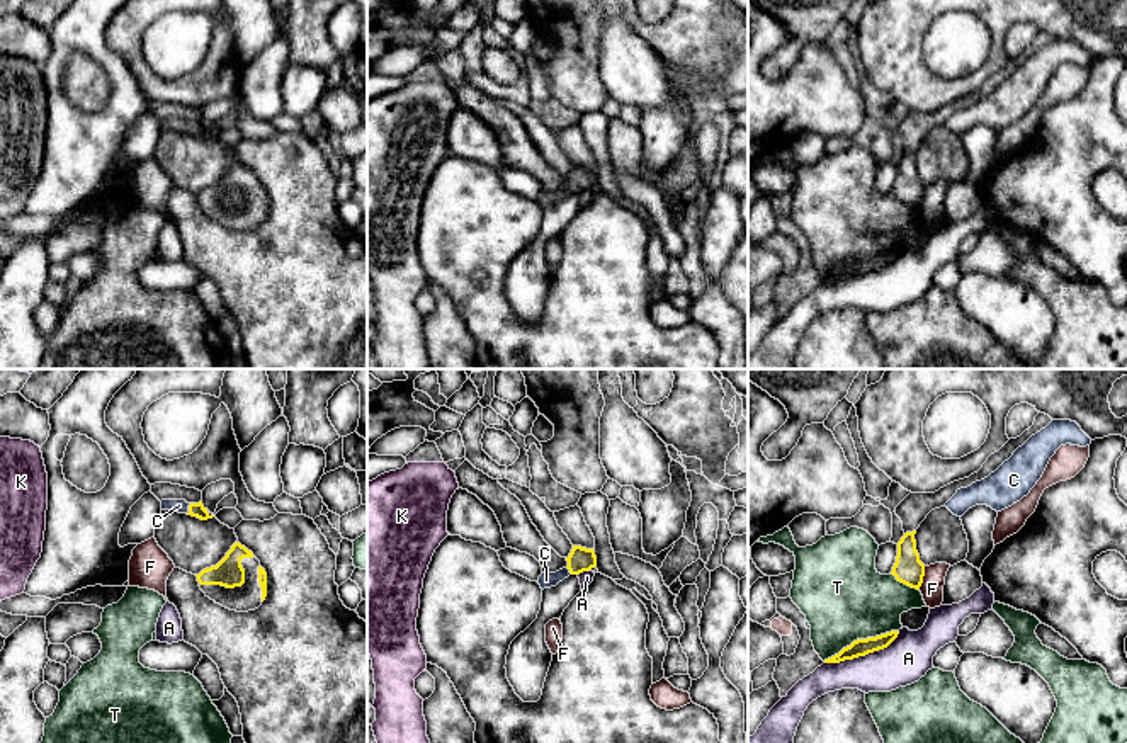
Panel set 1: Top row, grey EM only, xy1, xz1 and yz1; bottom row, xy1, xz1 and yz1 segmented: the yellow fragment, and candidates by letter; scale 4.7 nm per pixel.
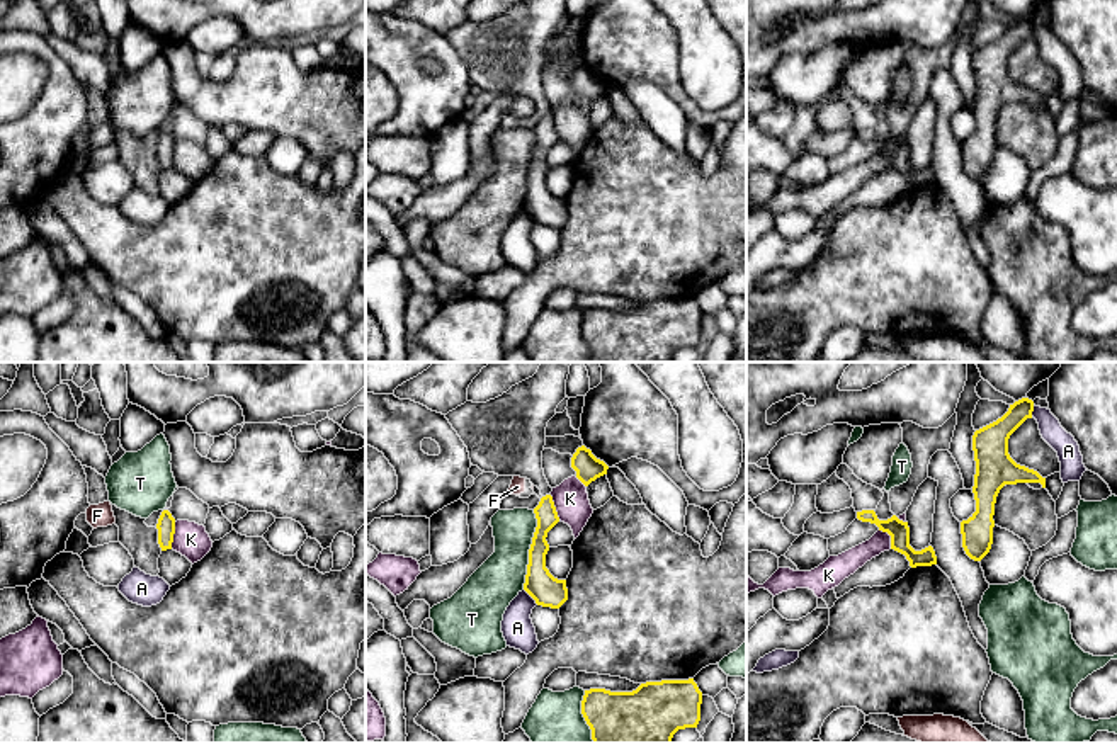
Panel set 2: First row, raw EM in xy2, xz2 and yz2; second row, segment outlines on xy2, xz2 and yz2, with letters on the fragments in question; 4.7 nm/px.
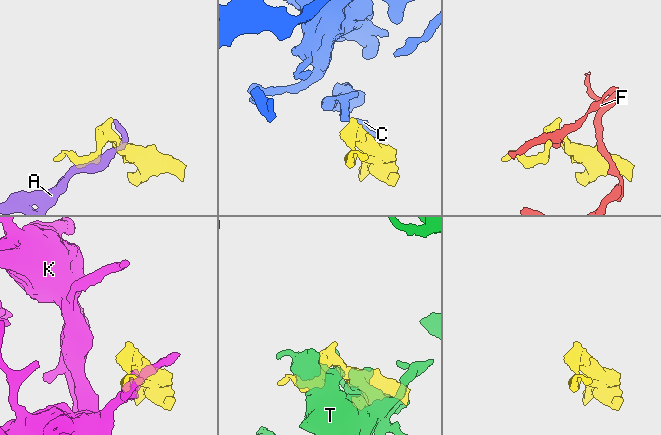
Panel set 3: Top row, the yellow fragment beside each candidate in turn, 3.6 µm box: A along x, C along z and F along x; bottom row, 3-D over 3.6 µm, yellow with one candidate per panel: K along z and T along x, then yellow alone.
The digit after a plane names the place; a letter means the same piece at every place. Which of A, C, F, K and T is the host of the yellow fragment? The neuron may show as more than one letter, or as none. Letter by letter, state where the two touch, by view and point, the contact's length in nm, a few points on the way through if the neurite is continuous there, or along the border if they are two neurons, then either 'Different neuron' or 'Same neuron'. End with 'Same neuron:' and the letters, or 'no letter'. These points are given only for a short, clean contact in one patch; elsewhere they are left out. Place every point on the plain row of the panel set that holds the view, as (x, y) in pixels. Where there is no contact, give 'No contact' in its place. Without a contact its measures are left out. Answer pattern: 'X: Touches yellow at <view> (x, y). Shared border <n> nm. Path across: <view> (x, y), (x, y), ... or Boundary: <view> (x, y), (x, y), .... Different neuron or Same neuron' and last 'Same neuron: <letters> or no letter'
A: Touches yellow at yz1 (862, 274). Shared border 400 nm. Different neuron
C: Touches yellow at xy1 (189, 128). Shared border 60 nm. Path across: xy1 (198, 130), (189, 128), (179, 124). Same neuron
F: Touches yellow at yz1 (922, 198). Shared border 120 nm. Different neuron
K: Touches yellow at xy2 (172, 155). Shared border 130 nm. Different neuron
T: Touches yellow at xz2 (529, 169). Shared border 380 nm. Different neuron
Same neuron: C

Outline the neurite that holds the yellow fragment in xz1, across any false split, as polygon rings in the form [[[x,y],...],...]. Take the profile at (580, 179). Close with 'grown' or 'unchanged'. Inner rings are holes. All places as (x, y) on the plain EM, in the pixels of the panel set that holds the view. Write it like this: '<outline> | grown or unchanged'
[[[573,165],[569,175],[566,177],[568,185],[556,190],[556,192],[542,192],[539,196],[541,207],[551,207],[556,206],[559,201],[568,197],[569,194],[580,194],[583,190],[590,190],[597,185],[597,175],[593,168],[586,168],[581,165]]] | grown

